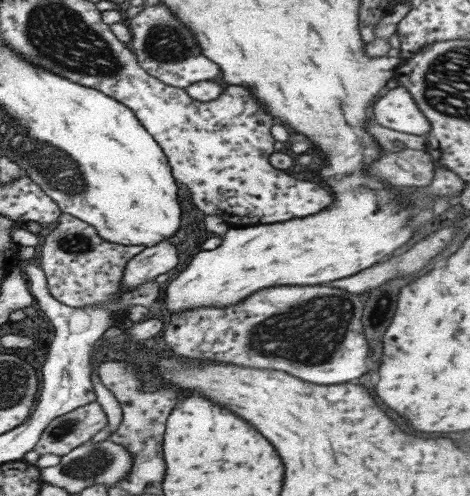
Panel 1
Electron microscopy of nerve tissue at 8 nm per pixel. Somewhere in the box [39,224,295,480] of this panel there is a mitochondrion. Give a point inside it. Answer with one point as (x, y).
(75, 243)

